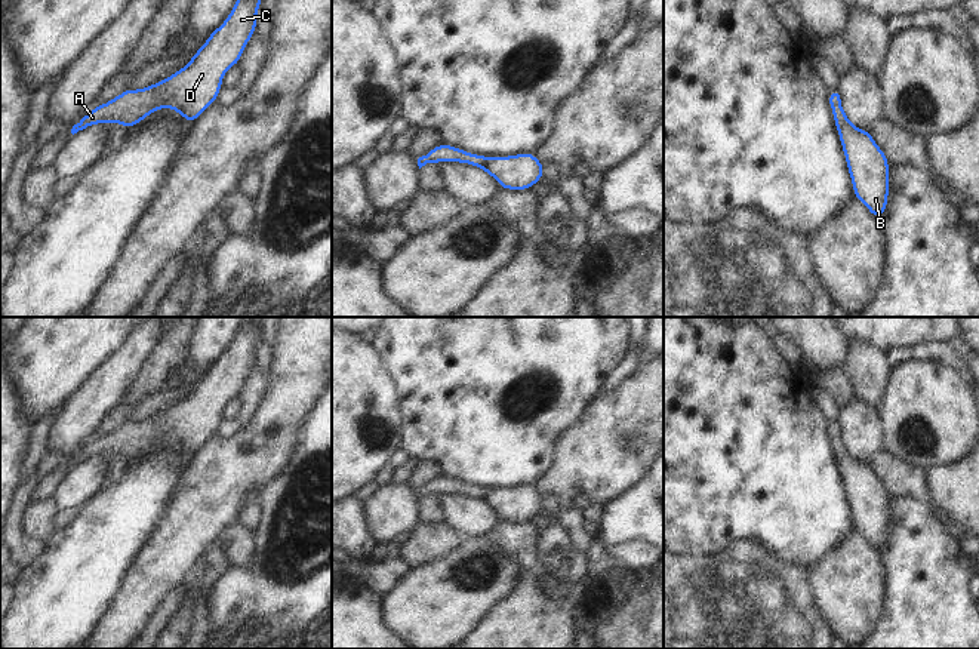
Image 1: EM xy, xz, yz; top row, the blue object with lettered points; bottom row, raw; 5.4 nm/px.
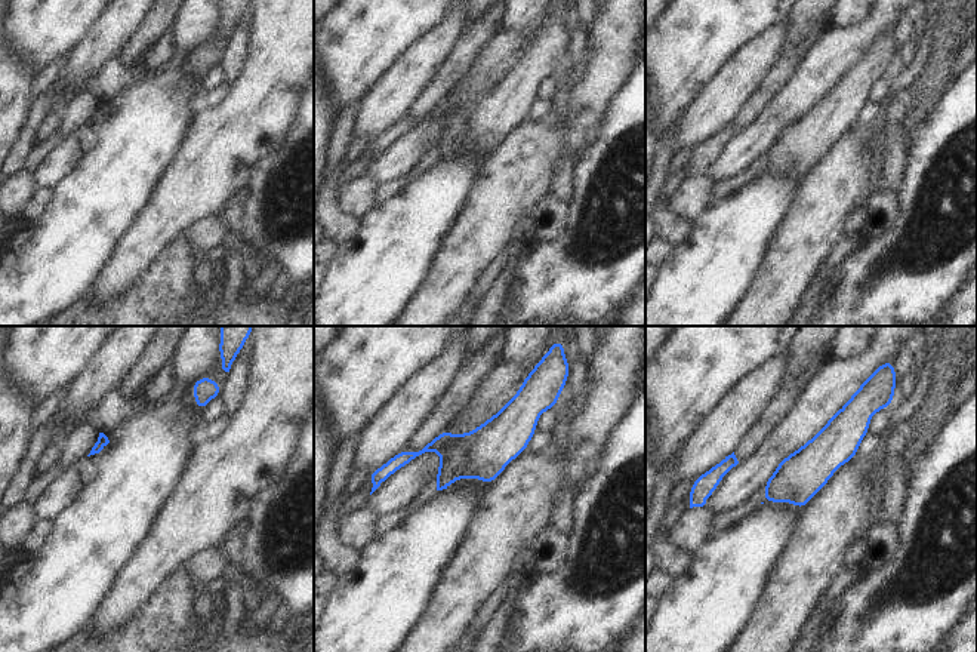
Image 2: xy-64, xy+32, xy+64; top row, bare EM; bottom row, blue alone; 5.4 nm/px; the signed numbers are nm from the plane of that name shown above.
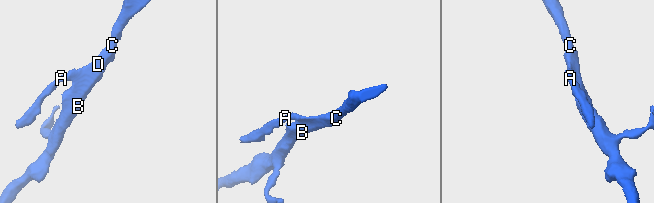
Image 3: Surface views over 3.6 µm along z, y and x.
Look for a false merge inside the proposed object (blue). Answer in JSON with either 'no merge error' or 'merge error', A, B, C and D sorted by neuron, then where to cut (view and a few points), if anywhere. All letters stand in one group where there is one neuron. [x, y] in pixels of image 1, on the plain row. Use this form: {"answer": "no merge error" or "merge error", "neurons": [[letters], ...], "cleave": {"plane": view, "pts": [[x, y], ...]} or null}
{"answer": "no merge error", "neurons": [["A", "B", "C", "D"]], "cleave": null}

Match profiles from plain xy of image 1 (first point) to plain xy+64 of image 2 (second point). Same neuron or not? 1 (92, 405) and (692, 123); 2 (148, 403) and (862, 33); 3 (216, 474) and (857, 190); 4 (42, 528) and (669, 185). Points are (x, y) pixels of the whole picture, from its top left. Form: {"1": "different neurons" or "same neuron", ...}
{"1": "same neuron", "2": "different neurons", "3": "same neuron", "4": "different neurons"}

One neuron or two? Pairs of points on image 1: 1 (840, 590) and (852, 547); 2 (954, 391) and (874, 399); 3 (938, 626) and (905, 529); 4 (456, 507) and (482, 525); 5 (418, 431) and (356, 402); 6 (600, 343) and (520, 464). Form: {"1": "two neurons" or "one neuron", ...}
{"1": "one neuron", "2": "two neurons", "3": "one neuron", "4": "one neuron", "5": "two neurons", "6": "one neuron"}

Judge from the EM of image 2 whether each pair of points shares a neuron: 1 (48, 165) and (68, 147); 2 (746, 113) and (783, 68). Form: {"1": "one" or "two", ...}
{"1": "one", "2": "one"}

